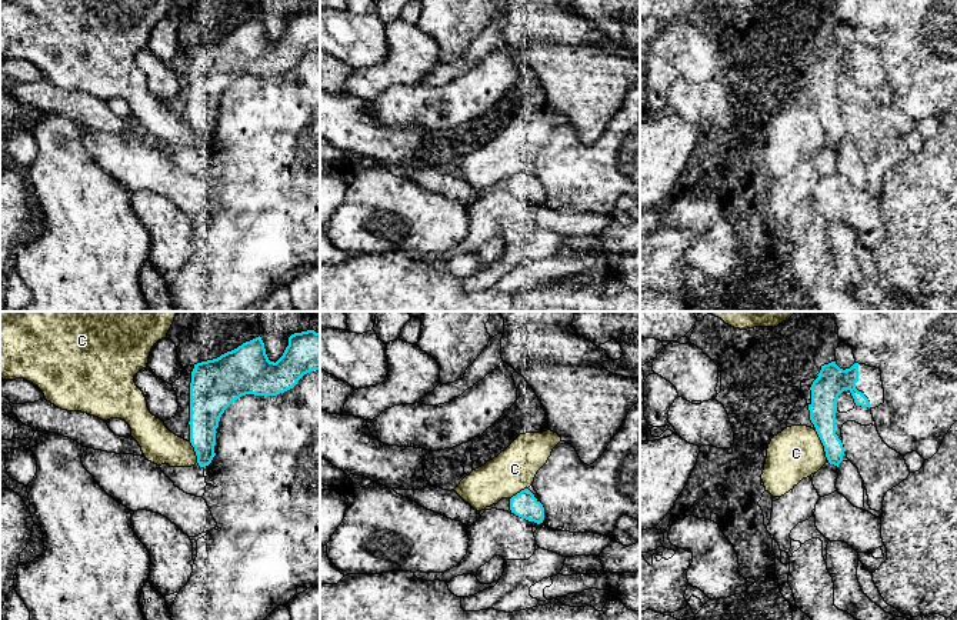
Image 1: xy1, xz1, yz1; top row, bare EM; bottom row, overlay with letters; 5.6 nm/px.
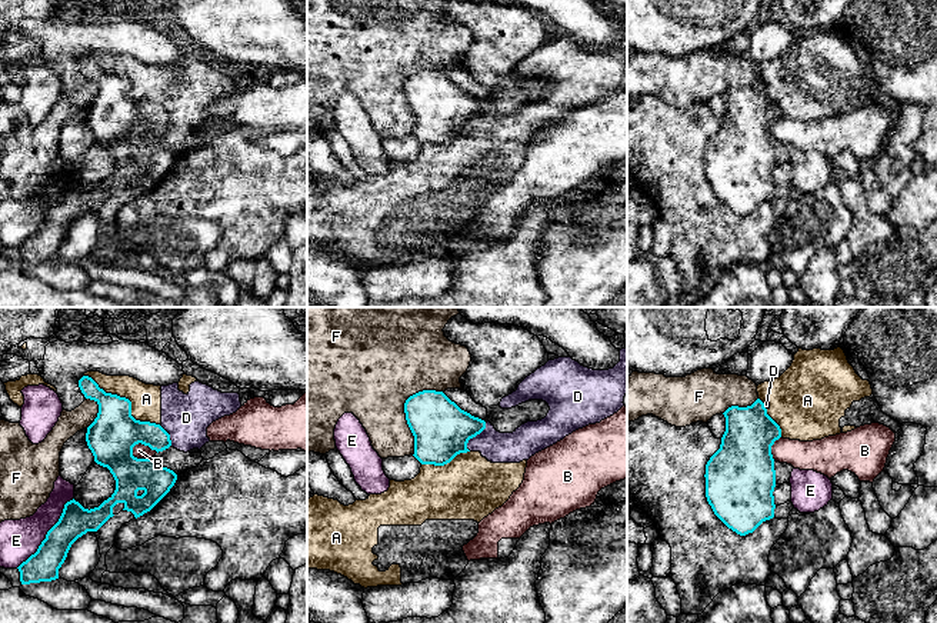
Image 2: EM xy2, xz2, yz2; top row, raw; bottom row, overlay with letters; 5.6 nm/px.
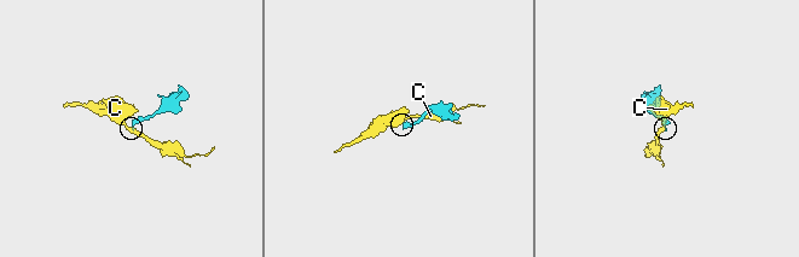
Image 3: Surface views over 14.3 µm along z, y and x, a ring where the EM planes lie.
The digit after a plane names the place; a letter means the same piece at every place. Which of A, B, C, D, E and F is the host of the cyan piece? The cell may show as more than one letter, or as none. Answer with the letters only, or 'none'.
none

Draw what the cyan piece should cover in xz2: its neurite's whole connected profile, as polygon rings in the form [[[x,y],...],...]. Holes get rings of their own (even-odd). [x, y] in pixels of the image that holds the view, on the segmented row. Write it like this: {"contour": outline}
{"contour": [[[423,390],[404,403],[407,424],[414,436],[414,457],[421,464],[444,466],[457,454],[470,452],[467,443],[486,429],[486,422],[461,410],[443,392]]]}

